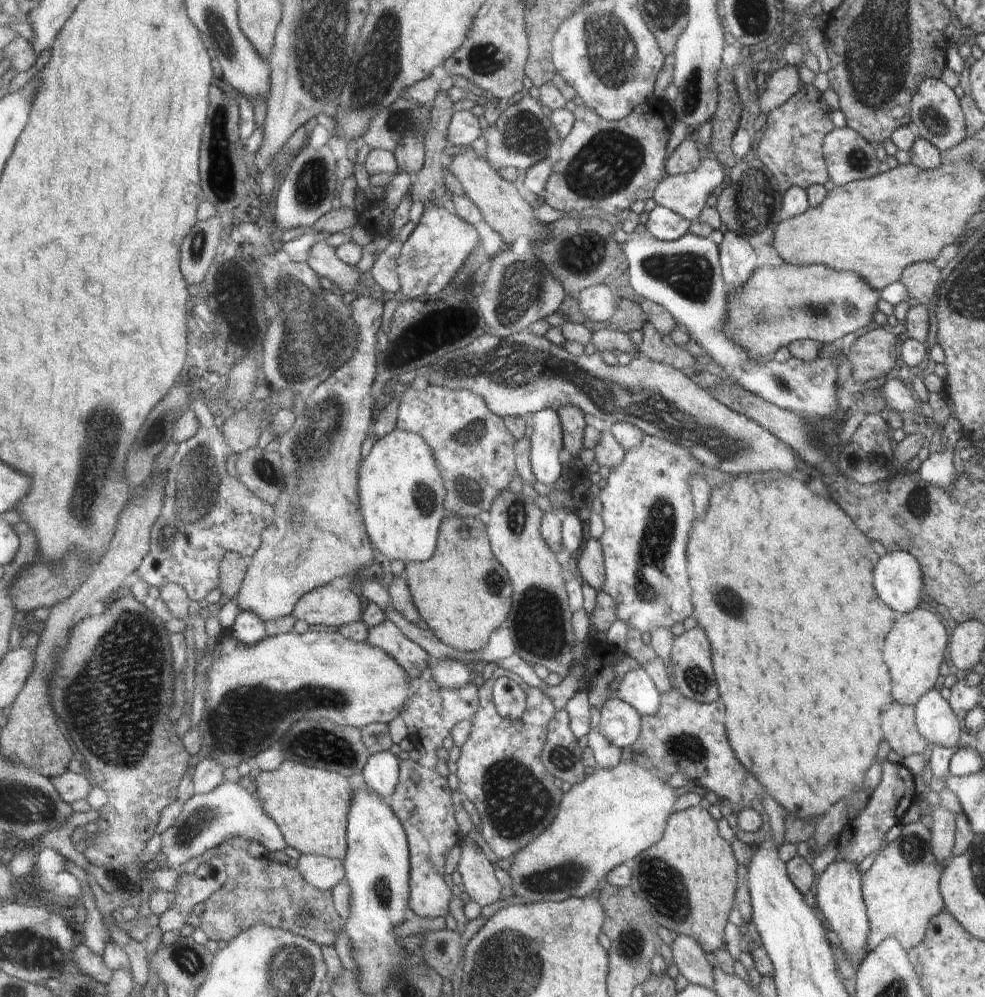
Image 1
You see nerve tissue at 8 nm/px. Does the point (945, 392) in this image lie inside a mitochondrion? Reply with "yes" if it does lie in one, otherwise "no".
no

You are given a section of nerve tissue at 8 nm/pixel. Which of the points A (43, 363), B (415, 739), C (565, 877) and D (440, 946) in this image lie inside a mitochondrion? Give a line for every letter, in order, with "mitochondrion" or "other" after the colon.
A: other
B: other
C: mitochondrion
D: mitochondrion

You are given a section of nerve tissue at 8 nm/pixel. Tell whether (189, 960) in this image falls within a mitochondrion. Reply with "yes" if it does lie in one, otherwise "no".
yes

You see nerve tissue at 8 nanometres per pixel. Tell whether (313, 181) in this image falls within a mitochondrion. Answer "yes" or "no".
yes

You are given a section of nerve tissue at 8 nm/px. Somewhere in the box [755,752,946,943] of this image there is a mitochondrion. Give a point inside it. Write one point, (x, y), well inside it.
(914, 847)

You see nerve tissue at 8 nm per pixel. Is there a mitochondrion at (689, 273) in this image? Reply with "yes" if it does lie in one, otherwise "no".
yes

